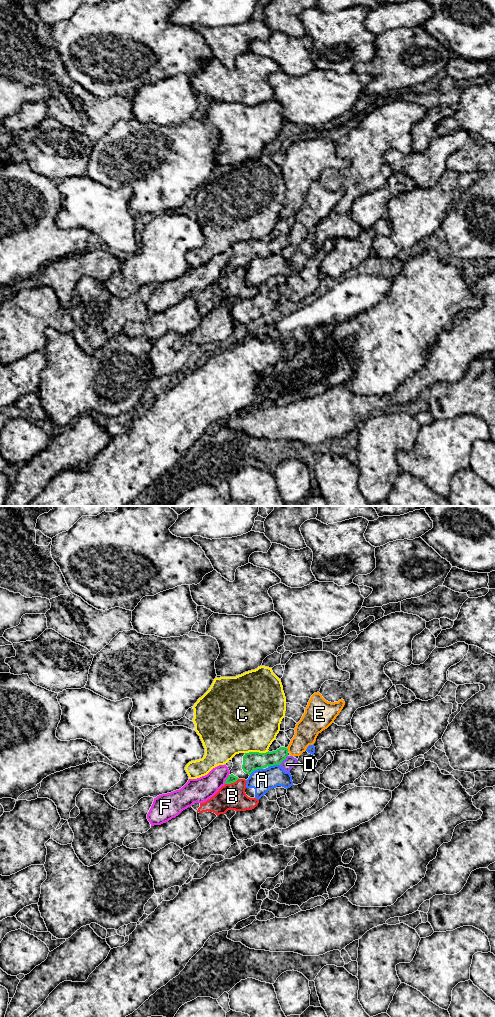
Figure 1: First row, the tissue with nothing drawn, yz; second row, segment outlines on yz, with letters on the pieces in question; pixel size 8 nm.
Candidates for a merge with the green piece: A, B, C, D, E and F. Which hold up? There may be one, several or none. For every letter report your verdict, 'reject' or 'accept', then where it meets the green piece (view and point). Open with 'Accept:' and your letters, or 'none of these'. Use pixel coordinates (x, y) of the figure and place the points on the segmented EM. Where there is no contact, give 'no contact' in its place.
Accept: none of these
A: reject; contact yz (255, 769)
B: reject; contact yz (231, 782)
C: reject; contact yz (256, 752)
D: reject; contact yz (283, 759)
E: reject; contact yz (287, 750)
F: reject; contact yz (226, 779)

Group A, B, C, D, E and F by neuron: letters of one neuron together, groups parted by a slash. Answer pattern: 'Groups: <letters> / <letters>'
Groups: A / B / C / D E / F

